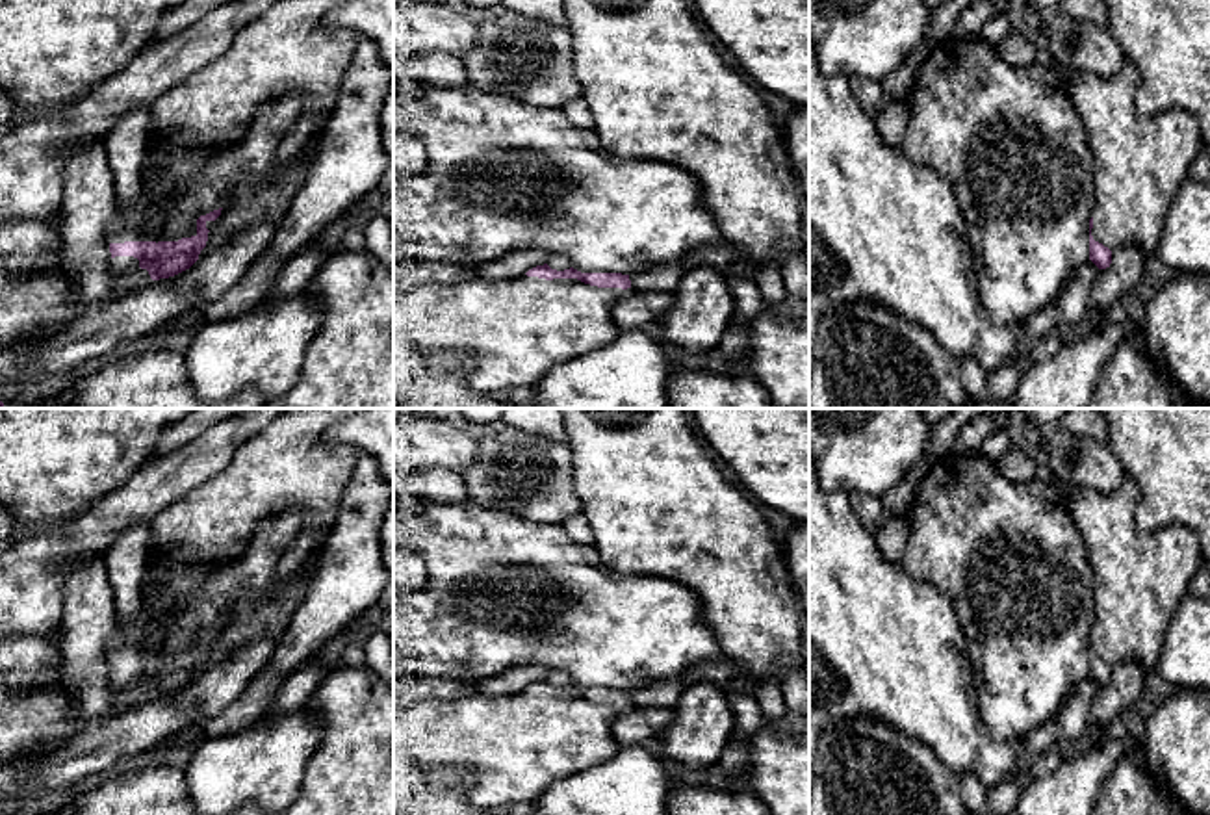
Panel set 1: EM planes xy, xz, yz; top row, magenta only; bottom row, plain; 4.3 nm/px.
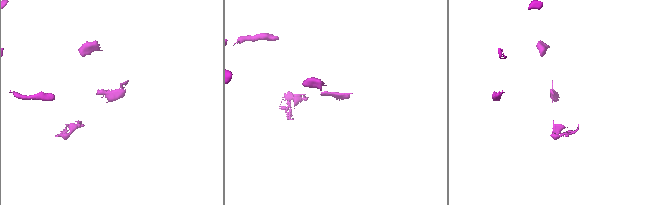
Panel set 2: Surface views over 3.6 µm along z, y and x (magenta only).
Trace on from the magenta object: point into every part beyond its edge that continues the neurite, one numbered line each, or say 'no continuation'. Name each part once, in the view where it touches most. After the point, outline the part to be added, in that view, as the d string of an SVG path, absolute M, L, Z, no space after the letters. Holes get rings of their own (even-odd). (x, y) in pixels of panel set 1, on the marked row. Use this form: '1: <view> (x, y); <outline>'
1: xz (514, 331); M518 277L514 280L466 280L462 284L414 284L393 301L393 336L406 340L434 371L451 371L473 360L468 382L475 392L496 394L508 388L533 388L551 368L612 343L620 329L612 321L618 299L635 295L631 286L598 288L577 278Z

